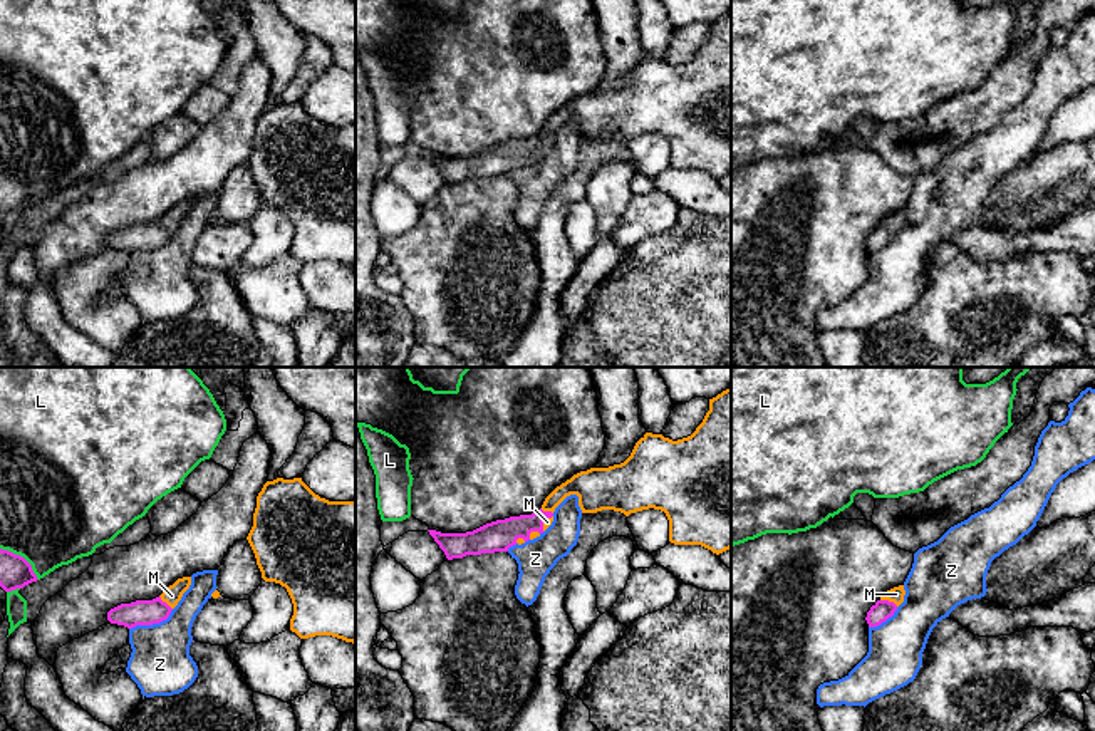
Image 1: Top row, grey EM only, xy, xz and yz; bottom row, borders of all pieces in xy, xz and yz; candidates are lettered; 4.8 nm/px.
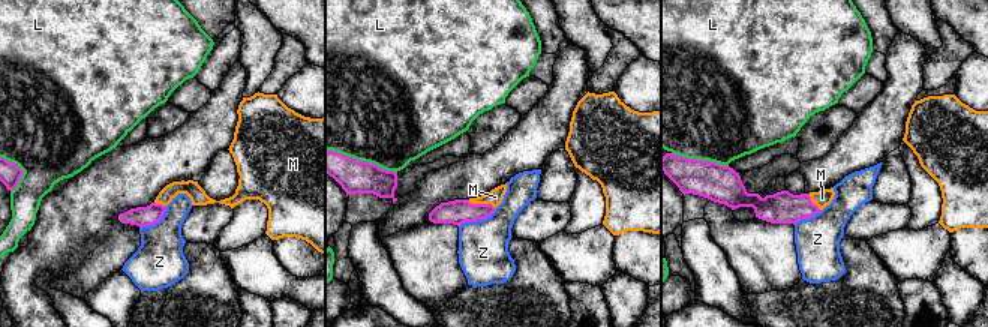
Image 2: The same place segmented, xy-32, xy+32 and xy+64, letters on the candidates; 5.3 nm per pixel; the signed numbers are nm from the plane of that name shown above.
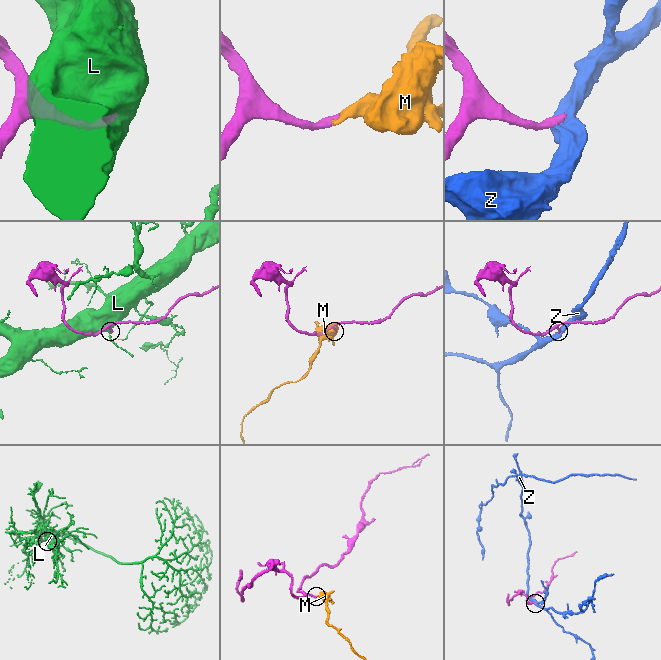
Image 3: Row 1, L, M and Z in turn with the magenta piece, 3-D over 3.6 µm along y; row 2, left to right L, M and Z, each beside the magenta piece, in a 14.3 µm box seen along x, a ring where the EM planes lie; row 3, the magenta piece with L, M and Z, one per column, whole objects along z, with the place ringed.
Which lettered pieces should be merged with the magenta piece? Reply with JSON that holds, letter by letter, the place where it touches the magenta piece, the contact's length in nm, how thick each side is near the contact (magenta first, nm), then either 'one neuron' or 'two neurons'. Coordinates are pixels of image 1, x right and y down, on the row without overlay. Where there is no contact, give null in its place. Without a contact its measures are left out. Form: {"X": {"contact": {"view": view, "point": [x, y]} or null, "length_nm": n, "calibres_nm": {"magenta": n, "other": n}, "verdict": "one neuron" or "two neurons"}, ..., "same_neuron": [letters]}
{"L": {"contact": {"view": "xy", "point": [22, 181]}, "length_nm": 240, "calibres_nm": {"magenta": 160, "other": 500}, "verdict": "two neurons"}, "M": {"contact": {"view": "yz", "point": [887, 225]}, "length_nm": 90, "calibres_nm": {"magenta": 90, "other": 70}, "verdict": "one neuron"}, "Z": {"contact": {"view": "xy", "point": [151, 248]}, "length_nm": 240, "calibres_nm": {"magenta": 130, "other": 300}, "verdict": "two neurons"}, "same_neuron": ["M"]}

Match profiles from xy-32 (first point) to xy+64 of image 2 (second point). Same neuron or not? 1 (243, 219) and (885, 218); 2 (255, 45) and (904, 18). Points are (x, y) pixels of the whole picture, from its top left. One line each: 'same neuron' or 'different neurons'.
1: different neurons
2: same neuron

